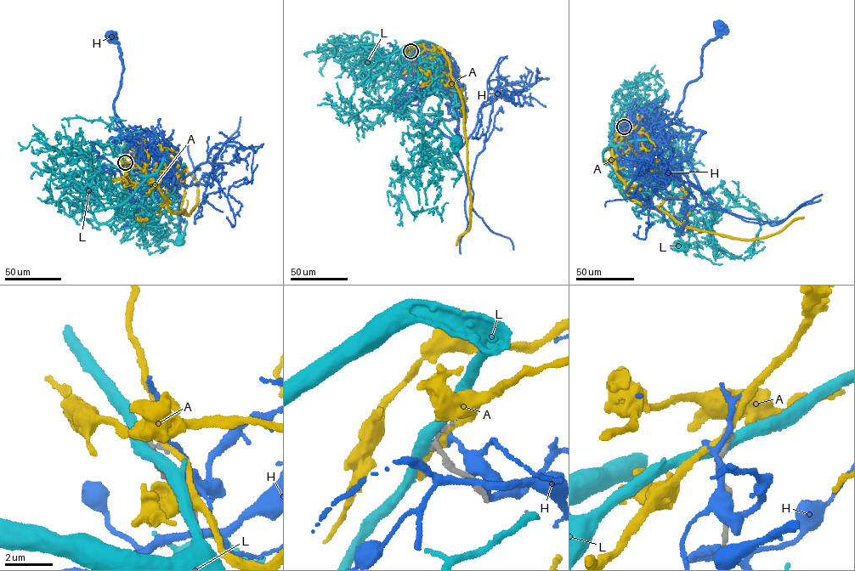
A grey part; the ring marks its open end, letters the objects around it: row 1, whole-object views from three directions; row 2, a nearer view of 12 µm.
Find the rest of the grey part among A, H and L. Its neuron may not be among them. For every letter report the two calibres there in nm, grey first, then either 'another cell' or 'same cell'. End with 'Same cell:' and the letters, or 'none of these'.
A: 120 nm thick on the grey side, 240 nm on the other; another cell
H: 160 nm thick on the grey side, 200 nm on the other; another cell
L: 220 nm thick on the grey side, 480 nm on the other; another cell
Same cell: none of these

